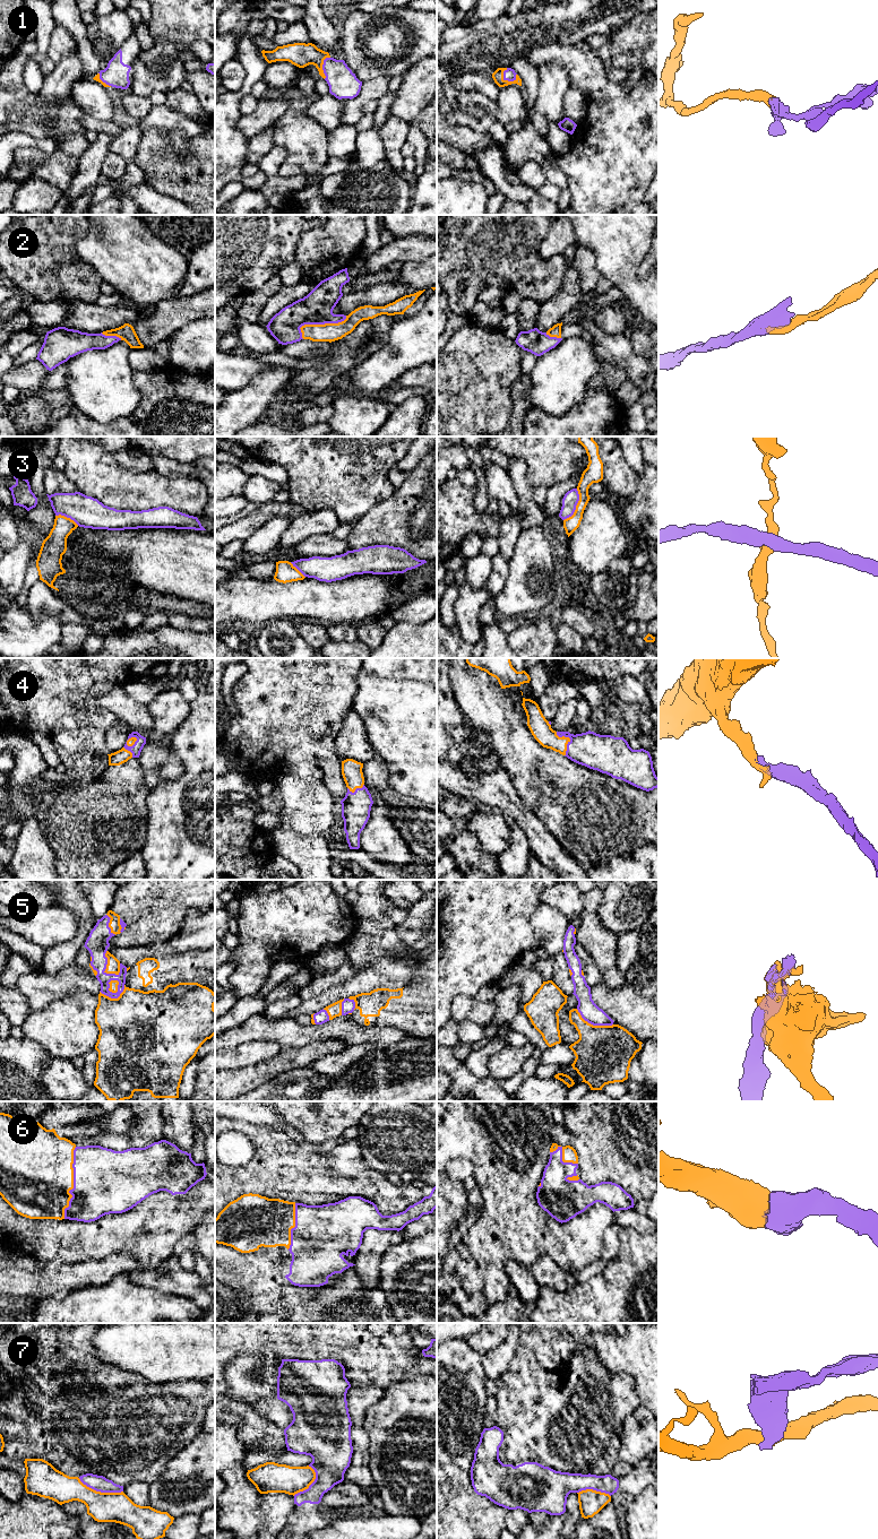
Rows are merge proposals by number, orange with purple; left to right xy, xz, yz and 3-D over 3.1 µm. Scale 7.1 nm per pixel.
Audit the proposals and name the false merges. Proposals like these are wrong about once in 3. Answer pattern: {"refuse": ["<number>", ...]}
{"refuse": ["3", "5", "7"]}

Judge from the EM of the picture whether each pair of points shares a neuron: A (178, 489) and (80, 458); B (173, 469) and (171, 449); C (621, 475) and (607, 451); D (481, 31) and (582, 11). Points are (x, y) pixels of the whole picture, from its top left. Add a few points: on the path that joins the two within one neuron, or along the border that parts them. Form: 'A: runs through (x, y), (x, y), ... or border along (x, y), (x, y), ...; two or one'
A: runs through (154, 489), (119, 489), (104, 480); one
B: border along (149, 455), (157, 454), (179, 461), (192, 463); two
C: runs through (616, 469), (612, 457); one
D: runs through (506, 31), (540, 28), (549, 22), (557, 22); one

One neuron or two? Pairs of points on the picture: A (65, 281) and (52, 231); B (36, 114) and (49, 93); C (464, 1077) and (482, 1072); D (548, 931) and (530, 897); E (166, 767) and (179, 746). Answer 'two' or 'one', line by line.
A: one
B: two
C: two
D: two
E: two

